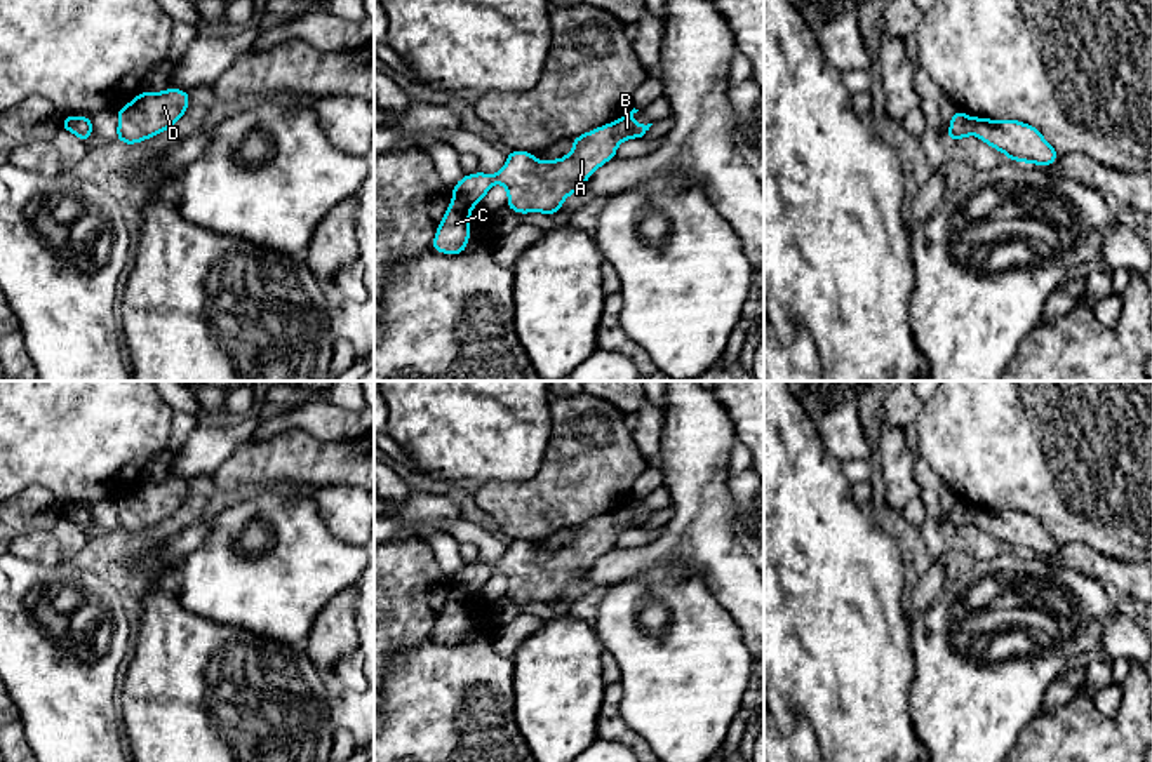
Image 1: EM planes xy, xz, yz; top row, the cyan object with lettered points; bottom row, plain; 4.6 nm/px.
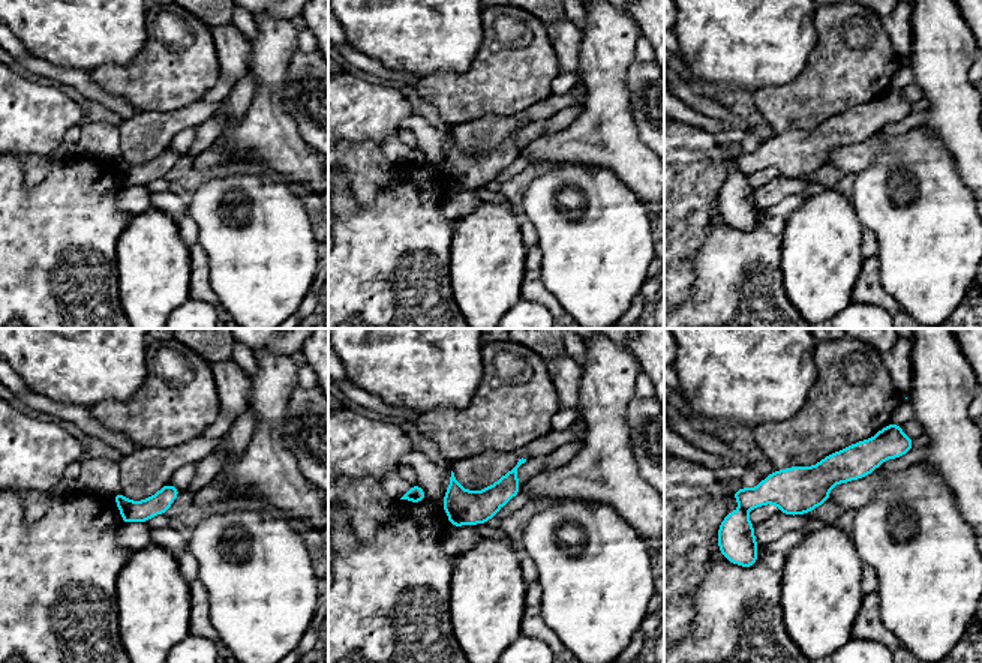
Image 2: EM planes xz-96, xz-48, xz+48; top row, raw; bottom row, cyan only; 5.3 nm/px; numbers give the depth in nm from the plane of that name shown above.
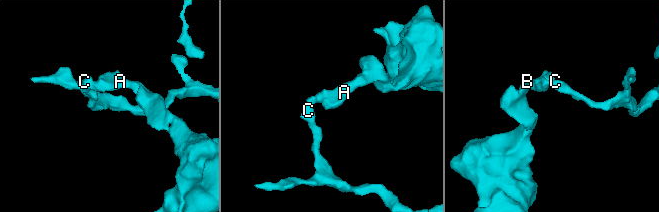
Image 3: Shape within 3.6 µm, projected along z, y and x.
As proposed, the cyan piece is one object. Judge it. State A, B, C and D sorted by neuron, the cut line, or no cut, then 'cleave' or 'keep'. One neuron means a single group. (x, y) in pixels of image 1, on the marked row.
A B D / C | xz (455, 195), (472, 207) | cleave

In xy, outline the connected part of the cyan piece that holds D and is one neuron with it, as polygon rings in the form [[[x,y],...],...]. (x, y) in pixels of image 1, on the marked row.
[[[181,89],[141,92],[117,111],[117,139],[136,144],[172,127],[188,110],[190,94]]]

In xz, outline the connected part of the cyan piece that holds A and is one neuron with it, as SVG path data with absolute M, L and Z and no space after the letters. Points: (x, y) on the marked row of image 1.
M632 110L620 120L588 130L573 139L573 151L559 160L536 160L531 151L508 151L498 174L466 174L452 188L452 195L477 205L499 183L506 188L506 207L519 214L560 212L564 200L583 190L586 179L616 157L616 148L632 137L642 139L653 124L635 124Z

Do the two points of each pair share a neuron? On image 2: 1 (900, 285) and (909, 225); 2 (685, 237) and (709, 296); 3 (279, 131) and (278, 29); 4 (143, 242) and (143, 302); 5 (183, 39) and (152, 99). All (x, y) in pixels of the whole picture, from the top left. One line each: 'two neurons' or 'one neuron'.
1: one neuron
2: two neurons
3: one neuron
4: one neuron
5: one neuron

